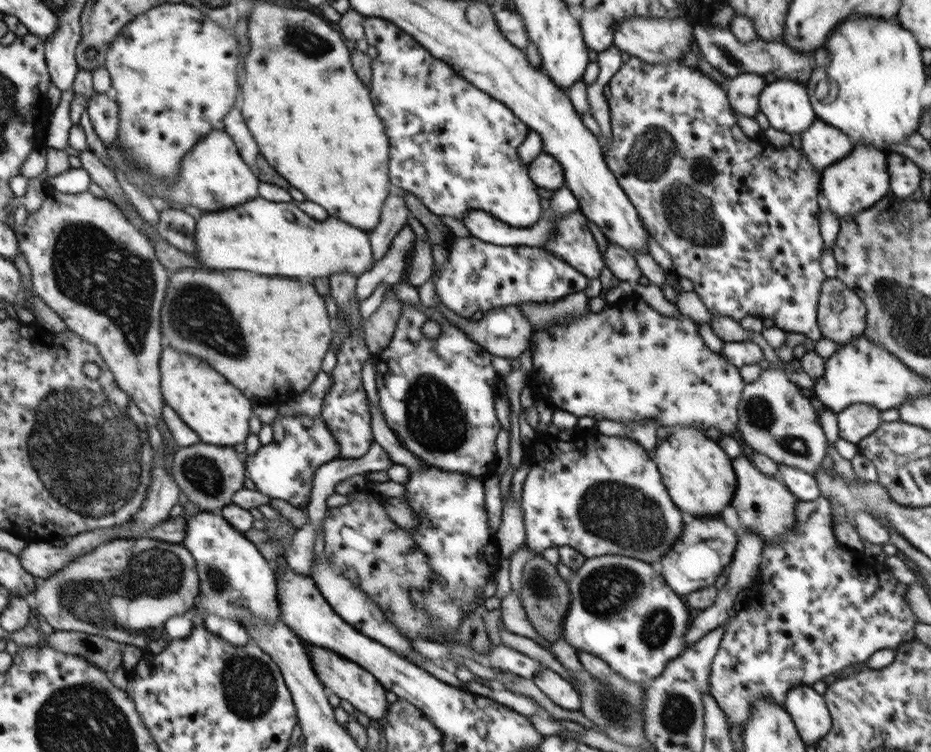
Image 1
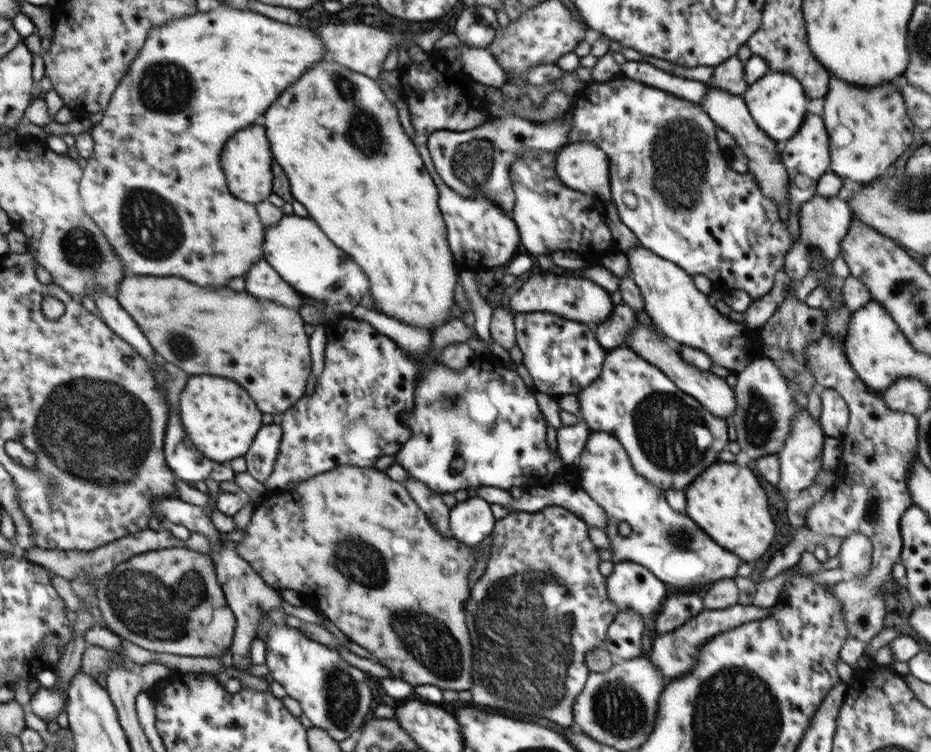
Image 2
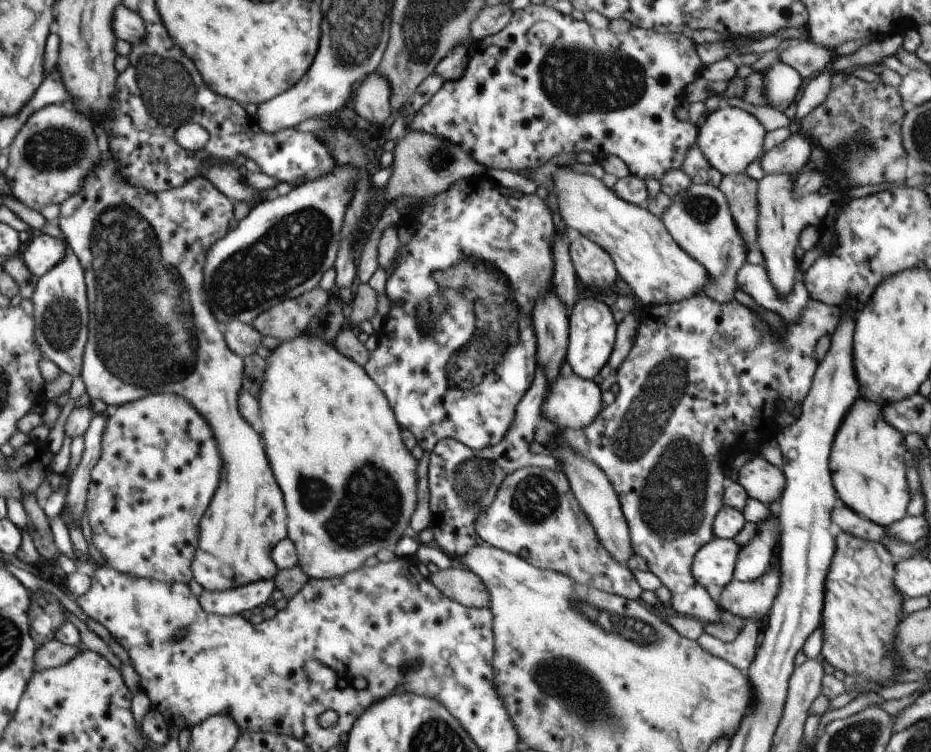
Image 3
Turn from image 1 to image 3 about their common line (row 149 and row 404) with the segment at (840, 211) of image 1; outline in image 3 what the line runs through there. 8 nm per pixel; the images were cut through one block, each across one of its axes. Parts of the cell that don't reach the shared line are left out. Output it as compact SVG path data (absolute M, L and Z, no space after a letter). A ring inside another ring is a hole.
M854 400L850 412L846 412L829 456L829 468L837 496L845 506L862 517L886 527L907 515L910 492L906 482L906 469L910 452L904 435L882 418L882 405Z

